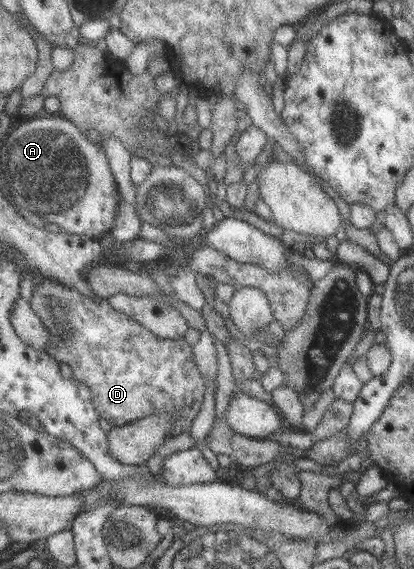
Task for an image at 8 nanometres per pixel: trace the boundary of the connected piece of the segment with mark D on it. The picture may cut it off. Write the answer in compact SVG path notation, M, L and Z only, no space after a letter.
M47 277L46 280L39 280L37 284L33 285L33 298L29 298L29 307L33 306L33 313L39 316L41 320L41 325L45 327L45 331L49 331L49 344L45 346L45 352L49 357L52 357L57 361L57 363L66 364L71 369L72 379L77 381L77 383L81 383L85 385L86 388L89 389L91 404L95 409L95 412L98 414L100 418L105 419L109 424L113 426L121 426L127 424L129 422L133 422L135 420L139 420L140 418L145 418L147 416L151 416L152 414L162 414L162 412L172 412L174 416L174 421L172 422L173 432L169 434L168 438L173 438L181 433L189 433L189 429L191 429L192 420L197 416L199 412L201 403L204 399L205 385L203 379L201 379L201 375L199 375L199 371L197 371L197 366L193 361L193 350L192 346L187 343L182 343L181 341L171 341L163 338L158 338L153 335L151 332L148 332L143 326L137 324L129 318L129 316L125 316L125 314L120 314L115 310L111 309L111 306L106 302L105 299L98 297L97 295L83 295L79 294L77 290L71 290L71 287L67 285L61 284Z

